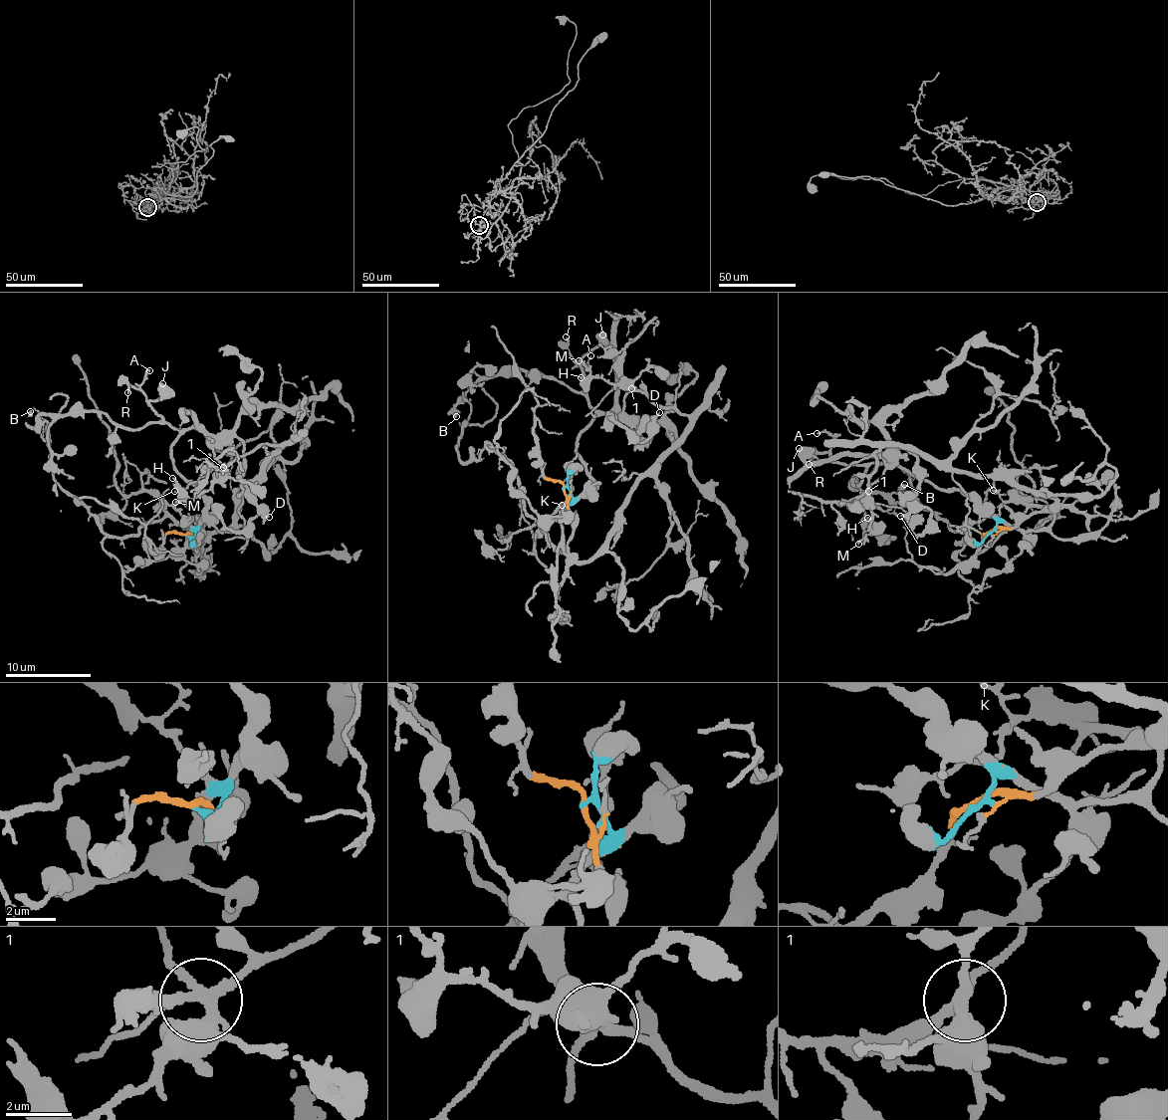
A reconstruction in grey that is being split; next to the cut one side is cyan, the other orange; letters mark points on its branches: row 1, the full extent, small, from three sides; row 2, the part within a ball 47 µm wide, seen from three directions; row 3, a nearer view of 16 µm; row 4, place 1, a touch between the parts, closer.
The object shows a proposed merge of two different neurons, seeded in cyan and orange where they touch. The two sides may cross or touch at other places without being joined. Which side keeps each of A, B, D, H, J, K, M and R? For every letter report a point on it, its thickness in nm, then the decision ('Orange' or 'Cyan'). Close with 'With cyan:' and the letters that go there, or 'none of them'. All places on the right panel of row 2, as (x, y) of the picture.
A: Place: (817, 433). Thickness 130 nm. Cyan
B: Place: (904, 484). Thickness 320 nm. Cyan
D: Place: (900, 516). Thickness 170 nm. Cyan
H: Place: (867, 518). Thickness 200 nm. Cyan
J: Place: (799, 448). Thickness 750 nm. Cyan
K: Place: (993, 490). Thickness 150 nm. Cyan
M: Place: (858, 544). Thickness 190 nm. Cyan
R: Place: (809, 464). Thickness 170 nm. Cyan
With cyan: A, B, D, H, J, K, M, R

